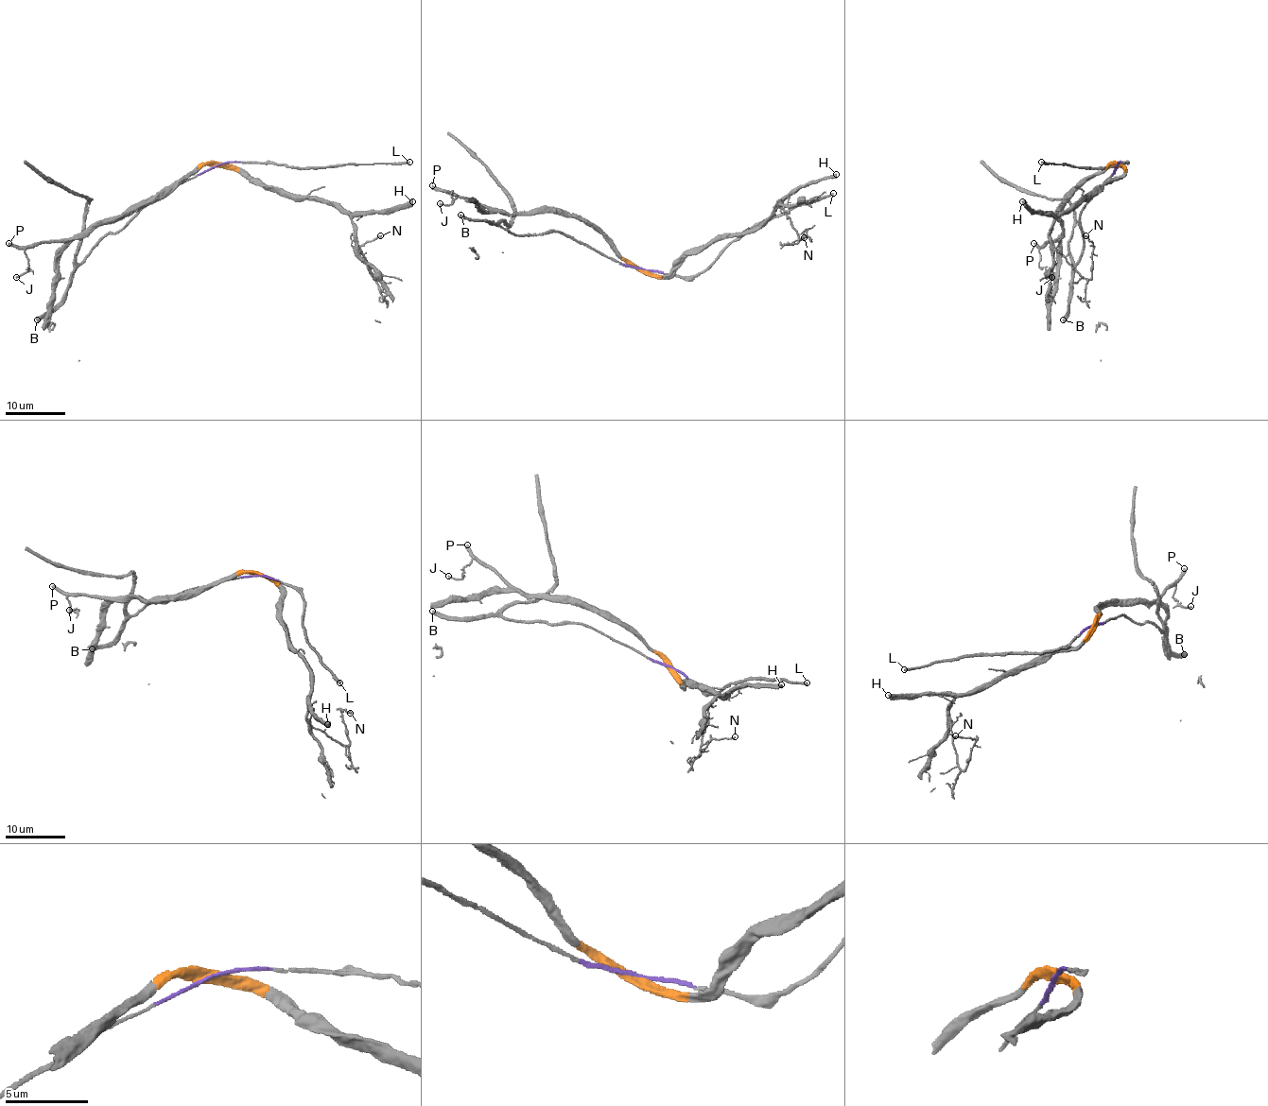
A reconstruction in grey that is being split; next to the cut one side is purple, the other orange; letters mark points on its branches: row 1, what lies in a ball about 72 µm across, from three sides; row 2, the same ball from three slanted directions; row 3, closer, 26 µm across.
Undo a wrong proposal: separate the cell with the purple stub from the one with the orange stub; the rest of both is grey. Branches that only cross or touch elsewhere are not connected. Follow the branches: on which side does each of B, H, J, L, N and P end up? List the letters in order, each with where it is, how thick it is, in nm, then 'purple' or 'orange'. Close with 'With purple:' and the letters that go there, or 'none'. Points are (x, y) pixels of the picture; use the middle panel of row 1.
B: (460, 215) | 460 nm | purple
H: (836, 174) | 500 nm | orange
J: (440, 203) | 160 nm | orange
L: (833, 193) | 280 nm | purple
N: (804, 237) | 160 nm | orange
P: (432, 185) | 360 nm | orange
With purple: B, L

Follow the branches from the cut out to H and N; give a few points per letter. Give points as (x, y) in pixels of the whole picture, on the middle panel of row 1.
H: (641, 269), (667, 276), (688, 254), (719, 239), (739, 236), (755, 229), (786, 198), (836, 173)
N: (641, 269), (667, 276), (688, 254), (755, 229), (777, 202), (798, 233), (798, 241), (783, 244), (805, 236)

